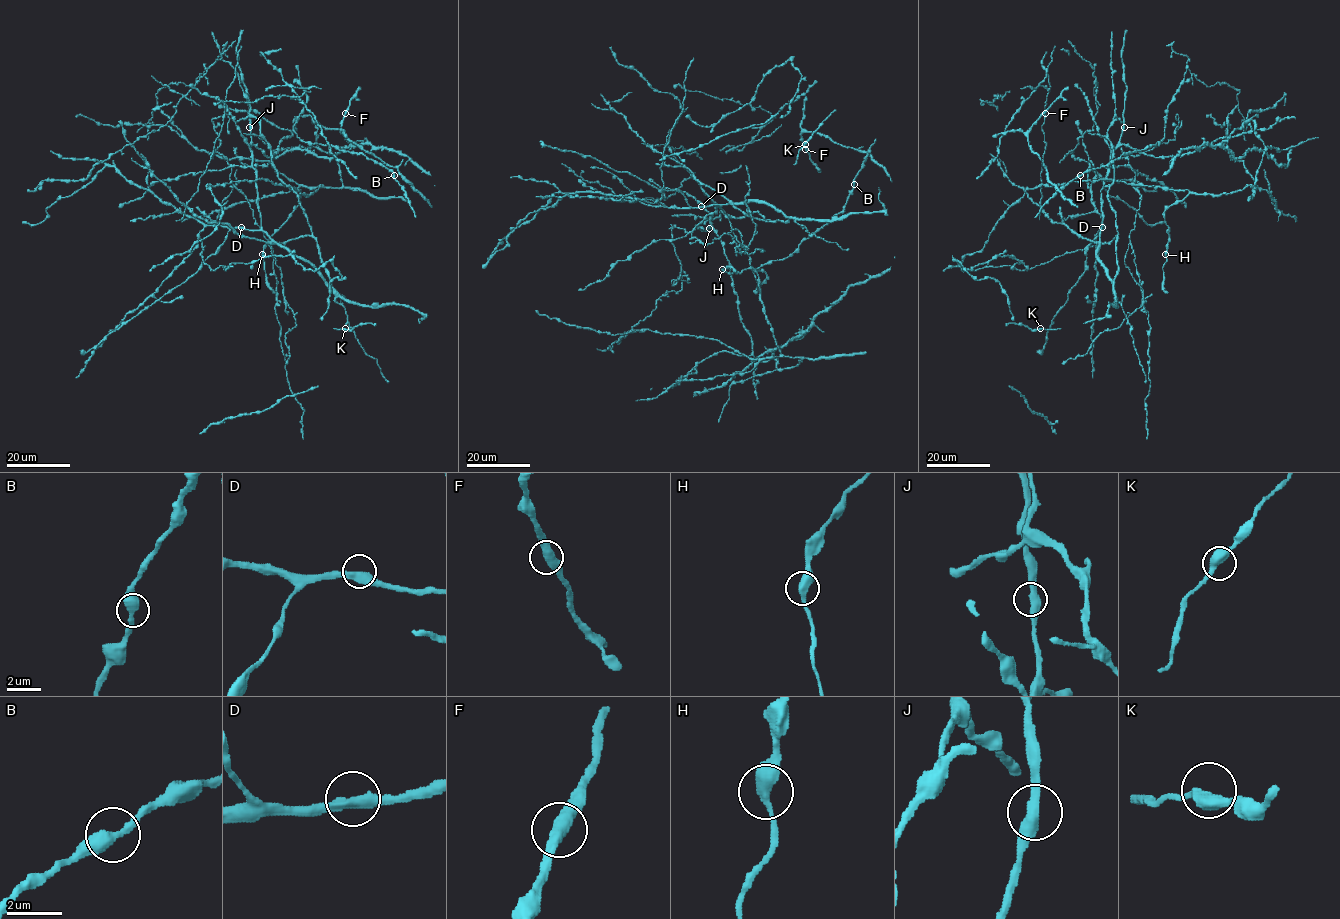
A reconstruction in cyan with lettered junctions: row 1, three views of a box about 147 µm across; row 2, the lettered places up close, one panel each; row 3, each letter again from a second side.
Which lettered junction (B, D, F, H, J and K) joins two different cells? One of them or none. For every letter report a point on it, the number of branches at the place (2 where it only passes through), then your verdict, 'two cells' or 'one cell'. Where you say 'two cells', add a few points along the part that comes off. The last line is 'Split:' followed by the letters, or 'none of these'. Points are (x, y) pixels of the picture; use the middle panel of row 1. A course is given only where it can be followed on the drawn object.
B: place (854, 184); branches 2; one cell
D: place (701, 206); branches 2; one cell
F: place (805, 149); branches 2; one cell
H: place (722, 269); branches 2; one cell
J: place (709, 228); branches 2; one cell
K: place (805, 144); branches 2; one cell
Split: none of these

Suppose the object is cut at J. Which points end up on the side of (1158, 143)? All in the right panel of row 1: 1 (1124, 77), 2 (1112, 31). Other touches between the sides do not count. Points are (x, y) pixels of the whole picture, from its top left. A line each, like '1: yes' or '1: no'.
1: no
2: yes

